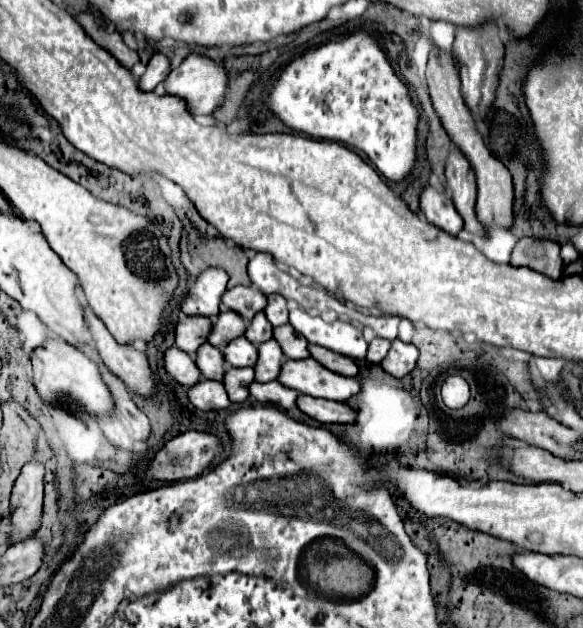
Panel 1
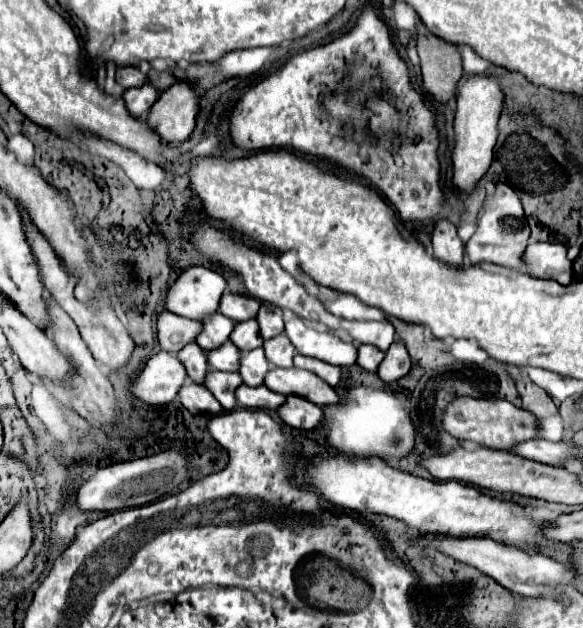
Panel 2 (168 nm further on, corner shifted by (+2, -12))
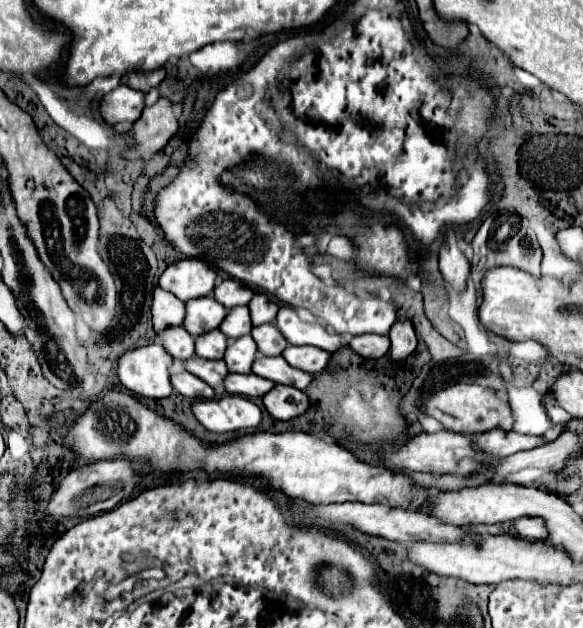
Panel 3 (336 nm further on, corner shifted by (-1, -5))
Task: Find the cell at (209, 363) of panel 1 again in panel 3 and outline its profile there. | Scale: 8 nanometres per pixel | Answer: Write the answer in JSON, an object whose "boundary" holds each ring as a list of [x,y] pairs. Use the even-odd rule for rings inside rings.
{"boundary":[[[183,327],[181,329],[163,329],[161,333],[157,333],[157,337],[161,339],[161,345],[165,347],[165,351],[175,359],[185,361],[195,353],[195,341]]]}

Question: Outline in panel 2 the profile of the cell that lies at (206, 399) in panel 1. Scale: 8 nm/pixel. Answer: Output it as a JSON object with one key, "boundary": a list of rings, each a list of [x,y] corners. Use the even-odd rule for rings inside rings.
{"boundary":[[[188,382],[182,386],[178,396],[180,396],[180,402],[190,410],[190,414],[216,416],[216,414],[224,412],[224,408],[218,404],[214,394],[208,388],[204,388],[202,384]]]}

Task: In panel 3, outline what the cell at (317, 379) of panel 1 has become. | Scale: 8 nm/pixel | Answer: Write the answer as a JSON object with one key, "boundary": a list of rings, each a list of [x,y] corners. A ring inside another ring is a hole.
{"boundary":[[[257,357],[257,361],[253,363],[251,369],[255,375],[271,379],[273,383],[281,383],[281,385],[291,385],[297,389],[305,389],[313,375],[309,373],[301,373],[301,369],[291,367],[283,357]]]}

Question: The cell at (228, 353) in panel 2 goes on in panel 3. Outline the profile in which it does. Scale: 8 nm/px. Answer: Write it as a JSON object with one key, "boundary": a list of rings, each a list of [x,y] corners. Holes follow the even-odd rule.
{"boundary":[[[219,329],[195,337],[195,355],[203,359],[223,359],[225,349],[227,349],[227,337]]]}

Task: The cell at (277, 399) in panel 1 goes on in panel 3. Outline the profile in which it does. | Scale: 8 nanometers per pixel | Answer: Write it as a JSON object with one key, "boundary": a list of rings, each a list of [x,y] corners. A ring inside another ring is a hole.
{"boundary":[[[229,373],[225,375],[225,391],[233,395],[243,395],[243,397],[263,397],[275,383],[263,377],[257,377],[253,373],[249,375],[239,375],[239,373]]]}

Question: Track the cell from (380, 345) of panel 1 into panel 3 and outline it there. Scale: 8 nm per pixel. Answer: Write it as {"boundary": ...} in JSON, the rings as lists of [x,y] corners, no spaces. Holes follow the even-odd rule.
{"boundary":[[[359,335],[359,337],[353,337],[349,345],[361,357],[379,359],[389,351],[391,341],[389,341],[389,335]]]}

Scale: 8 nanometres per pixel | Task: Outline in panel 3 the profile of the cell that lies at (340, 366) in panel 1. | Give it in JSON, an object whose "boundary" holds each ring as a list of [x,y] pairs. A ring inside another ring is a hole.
{"boundary":[[[289,345],[283,353],[285,361],[295,367],[295,369],[301,369],[305,373],[321,373],[325,367],[327,367],[327,361],[329,361],[329,353],[323,351],[323,349],[317,349],[317,347],[295,347],[295,345]]]}

